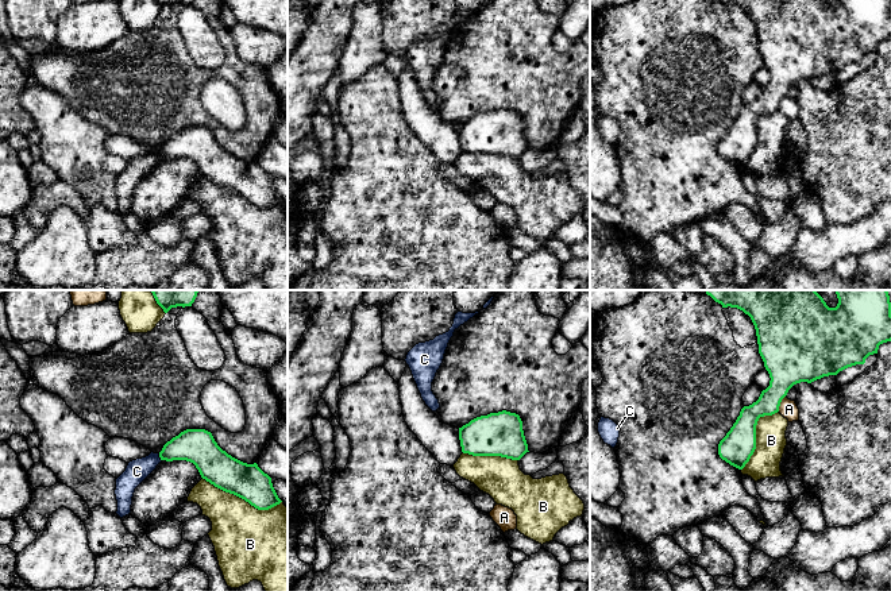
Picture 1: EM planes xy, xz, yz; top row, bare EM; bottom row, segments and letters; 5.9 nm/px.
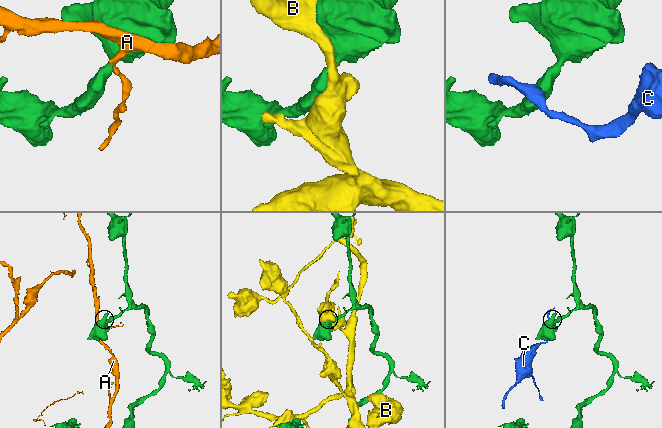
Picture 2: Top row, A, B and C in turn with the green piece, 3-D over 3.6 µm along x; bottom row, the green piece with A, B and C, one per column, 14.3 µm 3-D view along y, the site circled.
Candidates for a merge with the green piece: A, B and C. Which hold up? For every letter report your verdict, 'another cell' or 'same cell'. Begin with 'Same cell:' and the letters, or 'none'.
Same cell: none
A: another cell
B: another cell
C: another cell

